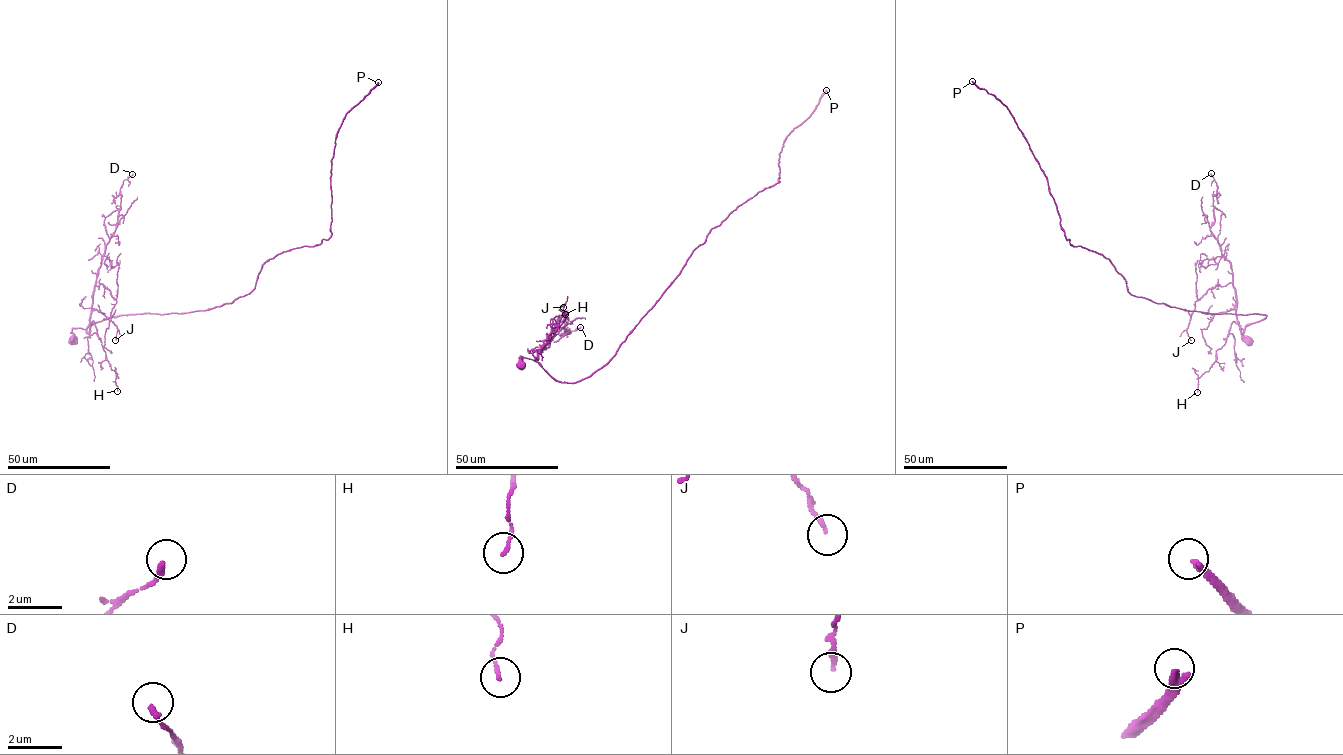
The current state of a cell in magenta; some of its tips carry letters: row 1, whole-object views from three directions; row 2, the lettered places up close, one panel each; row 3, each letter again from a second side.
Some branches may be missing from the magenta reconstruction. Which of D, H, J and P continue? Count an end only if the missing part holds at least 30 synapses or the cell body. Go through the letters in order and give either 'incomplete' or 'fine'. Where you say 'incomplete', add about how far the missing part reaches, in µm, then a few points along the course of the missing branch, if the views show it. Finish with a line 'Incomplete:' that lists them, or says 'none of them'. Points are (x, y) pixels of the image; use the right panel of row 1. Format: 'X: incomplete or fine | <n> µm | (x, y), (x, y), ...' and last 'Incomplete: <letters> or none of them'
D: fine
H: fine
J: fine
P: incomplete | 35 µm | (972, 81), (958, 75), (938, 81), (936, 91), (931, 98)
Incomplete: P

